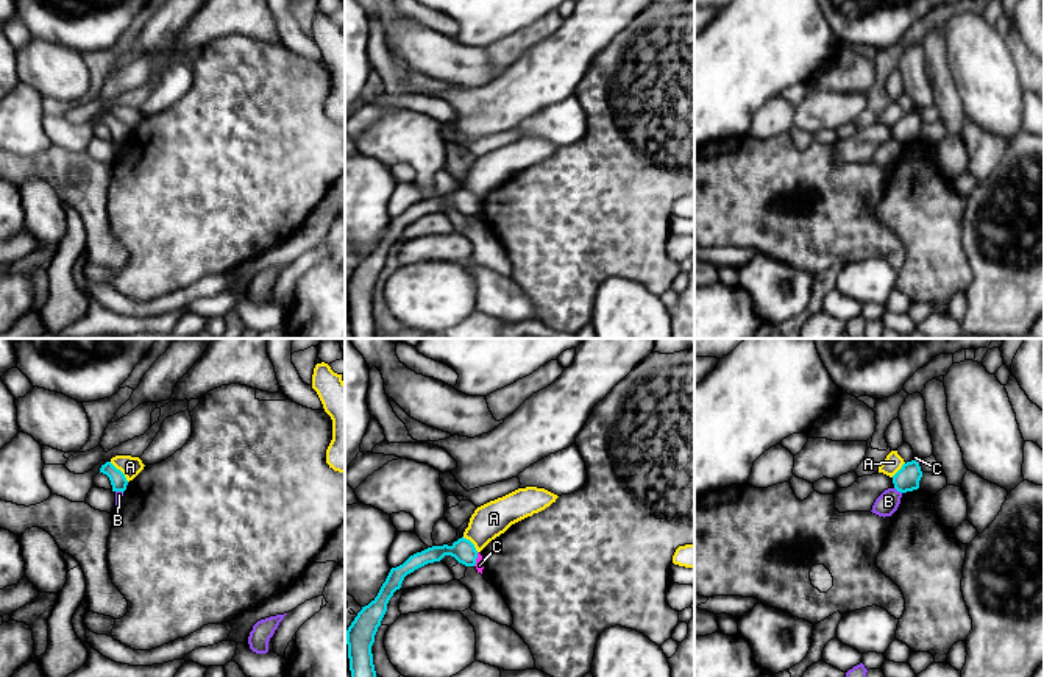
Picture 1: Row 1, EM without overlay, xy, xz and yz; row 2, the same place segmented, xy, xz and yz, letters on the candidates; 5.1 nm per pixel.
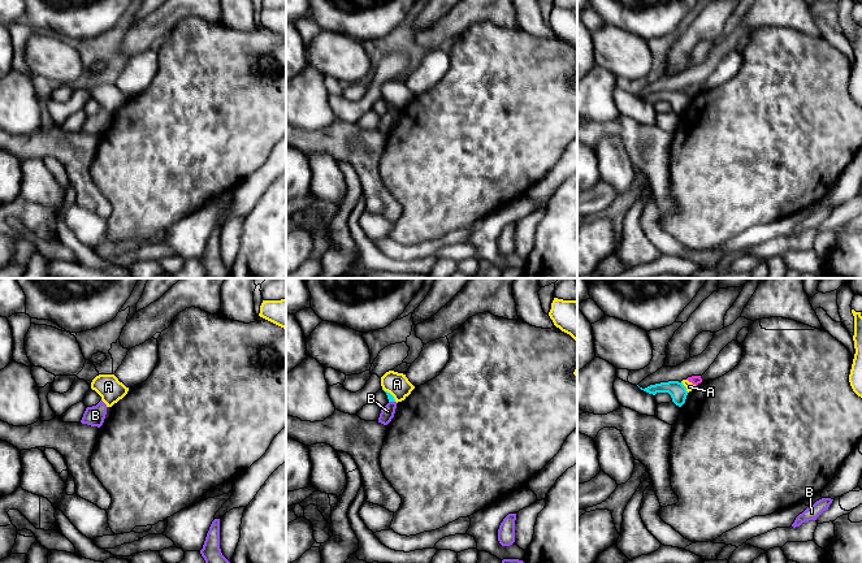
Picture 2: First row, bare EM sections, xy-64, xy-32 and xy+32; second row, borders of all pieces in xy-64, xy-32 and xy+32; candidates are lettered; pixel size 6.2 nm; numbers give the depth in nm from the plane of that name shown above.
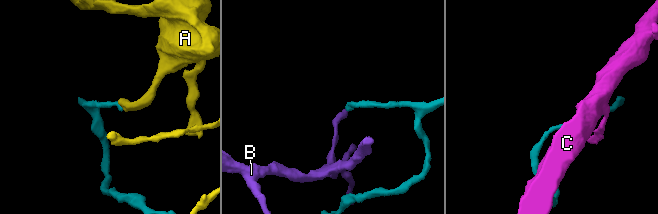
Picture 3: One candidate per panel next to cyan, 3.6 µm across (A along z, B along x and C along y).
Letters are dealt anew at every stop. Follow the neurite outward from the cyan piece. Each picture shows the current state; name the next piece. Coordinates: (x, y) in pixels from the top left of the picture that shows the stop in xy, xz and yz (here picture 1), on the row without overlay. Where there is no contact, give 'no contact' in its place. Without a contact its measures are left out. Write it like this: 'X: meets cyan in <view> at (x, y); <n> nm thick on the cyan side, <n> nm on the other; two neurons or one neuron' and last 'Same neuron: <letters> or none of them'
A: meets cyan in xy at (120, 122); 90 nm thick on the cyan side, 100 nm on the other; two neurons
B: meets cyan in yz at (898, 141); 130 nm thick on the cyan side, 110 nm on the other; two neurons
C: meets cyan in xz at (476, 208); 120 nm thick on the cyan side, 50 nm on the other; two neurons
Same neuron: none of them

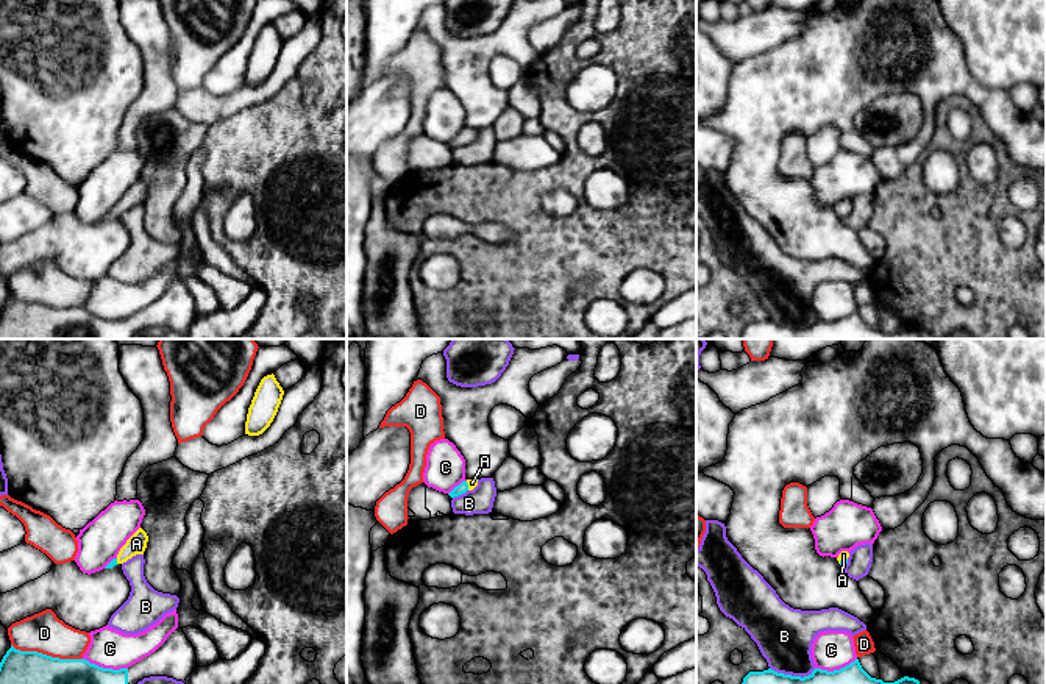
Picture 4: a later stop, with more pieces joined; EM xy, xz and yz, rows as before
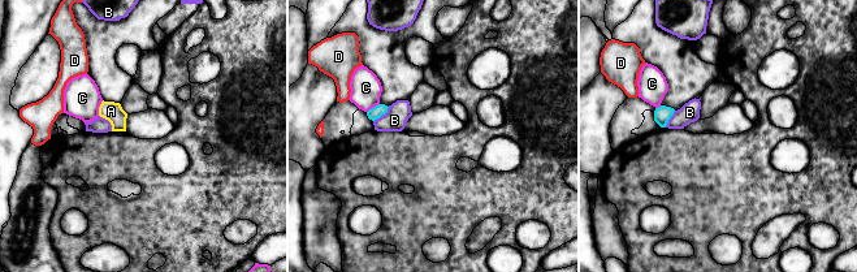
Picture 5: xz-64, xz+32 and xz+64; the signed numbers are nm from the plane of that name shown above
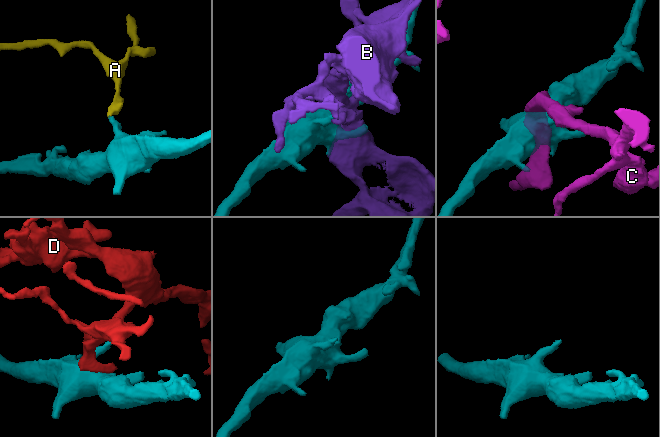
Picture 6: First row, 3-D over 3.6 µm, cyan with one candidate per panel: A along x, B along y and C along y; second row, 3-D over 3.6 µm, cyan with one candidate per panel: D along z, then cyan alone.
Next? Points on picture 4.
A: meets cyan in yz at (842, 210); 30 nm thick on the cyan side, 50 nm on the other; one neuron
B: meets cyan in xz at (459, 144); 60 nm thick on the cyan side, 140 nm on the other; two neurons
C: meets cyan in xz at (456, 136); 60 nm thick on the cyan side, 200 nm on the other; two neurons
D: meets cyan in xy at (46, 305); 360 nm thick on the cyan side, 200 nm on the other; two neurons
Same neuron: A

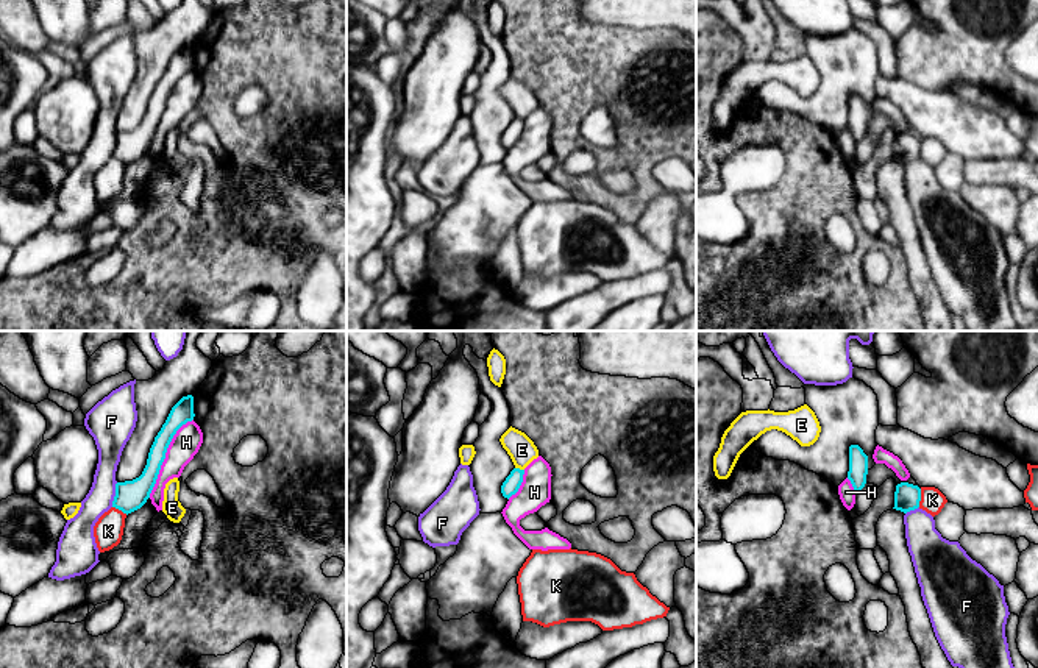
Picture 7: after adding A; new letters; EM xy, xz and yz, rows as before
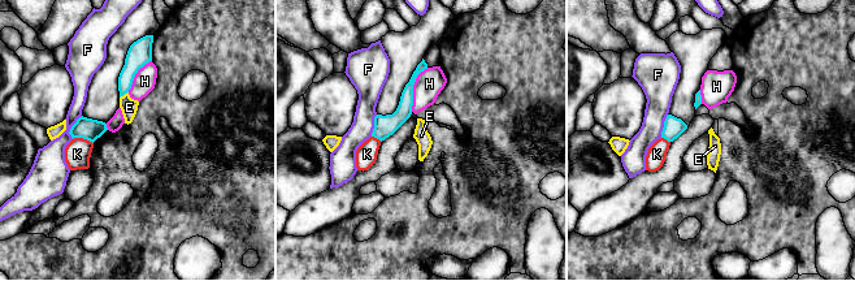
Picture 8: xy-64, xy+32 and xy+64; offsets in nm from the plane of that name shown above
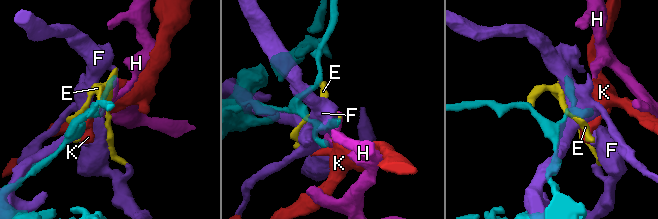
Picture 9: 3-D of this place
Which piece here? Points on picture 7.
E: meets cyan in xz at (518, 119); 90 nm thick on the cyan side, 140 nm on the other; two neurons
F: meets cyan in xy at (116, 145); 160 nm thick on the cyan side, 140 nm on the other; two neurons
H: meets cyan in xy at (164, 106); 140 nm thick on the cyan side, 150 nm on the other; two neurons
K: meets cyan in yz at (920, 149); 140 nm thick on the cyan side, 120 nm on the other; two neurons
Same neuron: none of them

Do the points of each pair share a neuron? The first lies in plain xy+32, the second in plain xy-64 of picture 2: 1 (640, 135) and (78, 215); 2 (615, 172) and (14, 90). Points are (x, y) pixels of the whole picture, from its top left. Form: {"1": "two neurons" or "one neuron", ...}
{"1": "two neurons", "2": "two neurons"}

